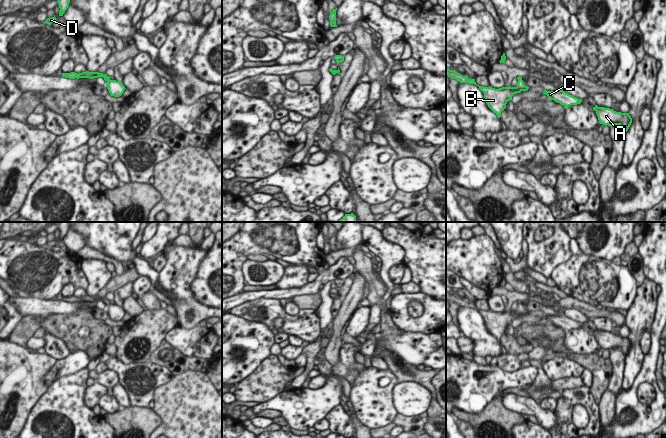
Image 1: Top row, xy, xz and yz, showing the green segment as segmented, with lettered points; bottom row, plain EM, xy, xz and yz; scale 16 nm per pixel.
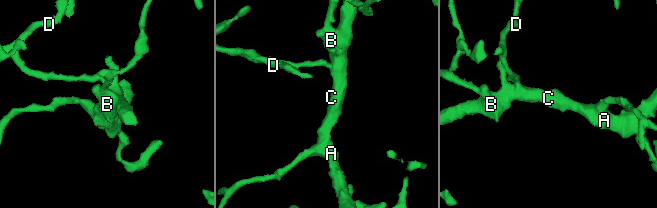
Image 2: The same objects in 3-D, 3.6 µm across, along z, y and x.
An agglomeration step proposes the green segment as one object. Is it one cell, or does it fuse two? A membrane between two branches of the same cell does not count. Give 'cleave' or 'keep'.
keep

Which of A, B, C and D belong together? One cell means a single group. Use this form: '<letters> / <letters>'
A B C D

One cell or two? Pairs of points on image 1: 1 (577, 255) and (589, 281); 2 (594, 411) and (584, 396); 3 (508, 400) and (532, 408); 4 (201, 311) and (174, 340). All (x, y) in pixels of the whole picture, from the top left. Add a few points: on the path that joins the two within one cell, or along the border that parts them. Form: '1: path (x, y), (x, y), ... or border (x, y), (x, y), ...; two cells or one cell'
1: path (579, 261), (583, 275); one cell
2: path (592, 407), (587, 400); one cell
3: path (514, 403), (526, 405); one cell
4: border (178, 324), (187, 329), (198, 325); two cells

